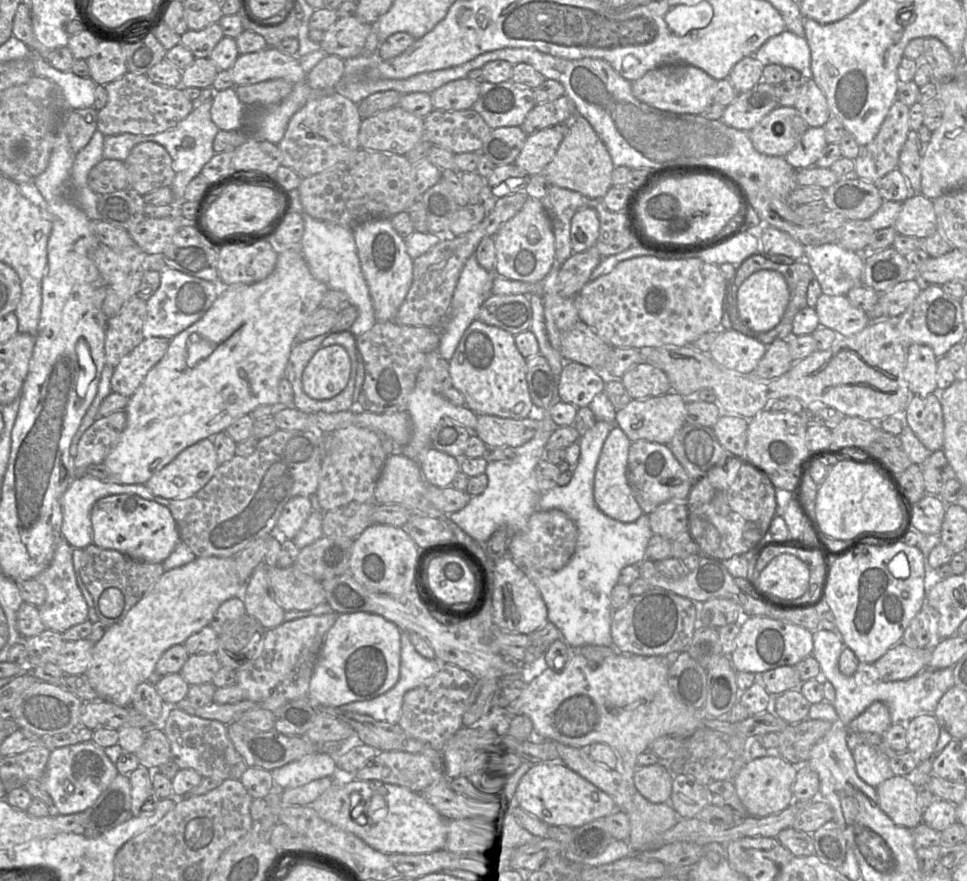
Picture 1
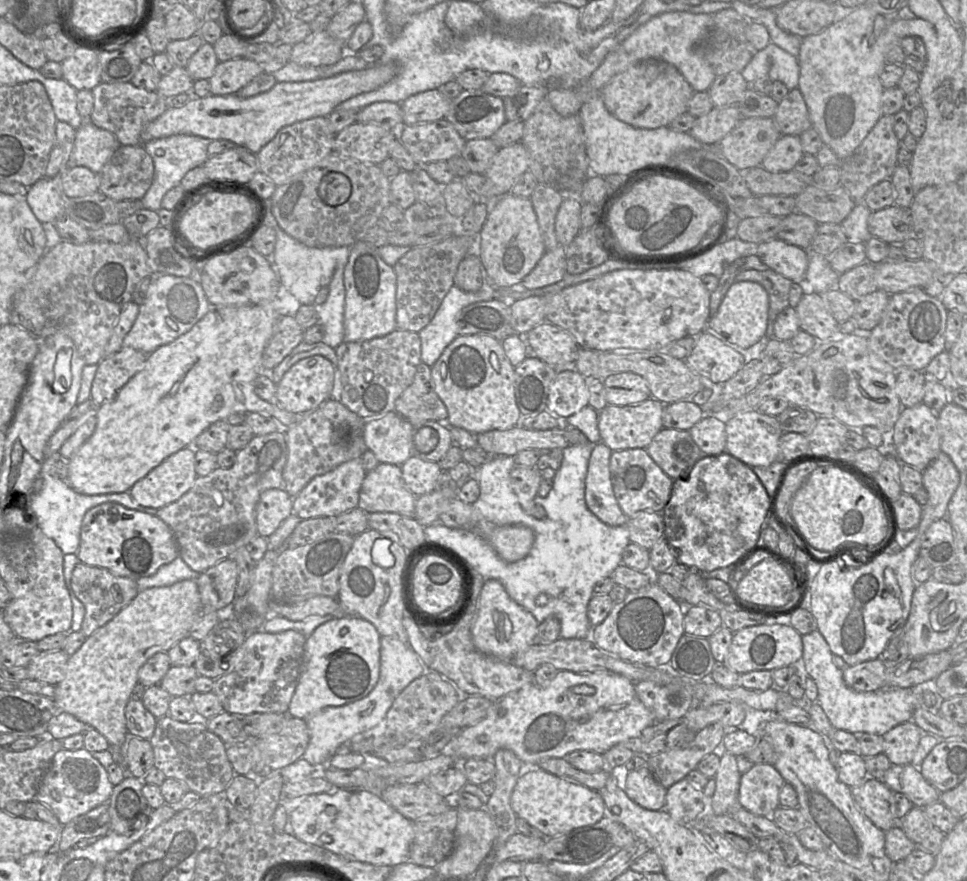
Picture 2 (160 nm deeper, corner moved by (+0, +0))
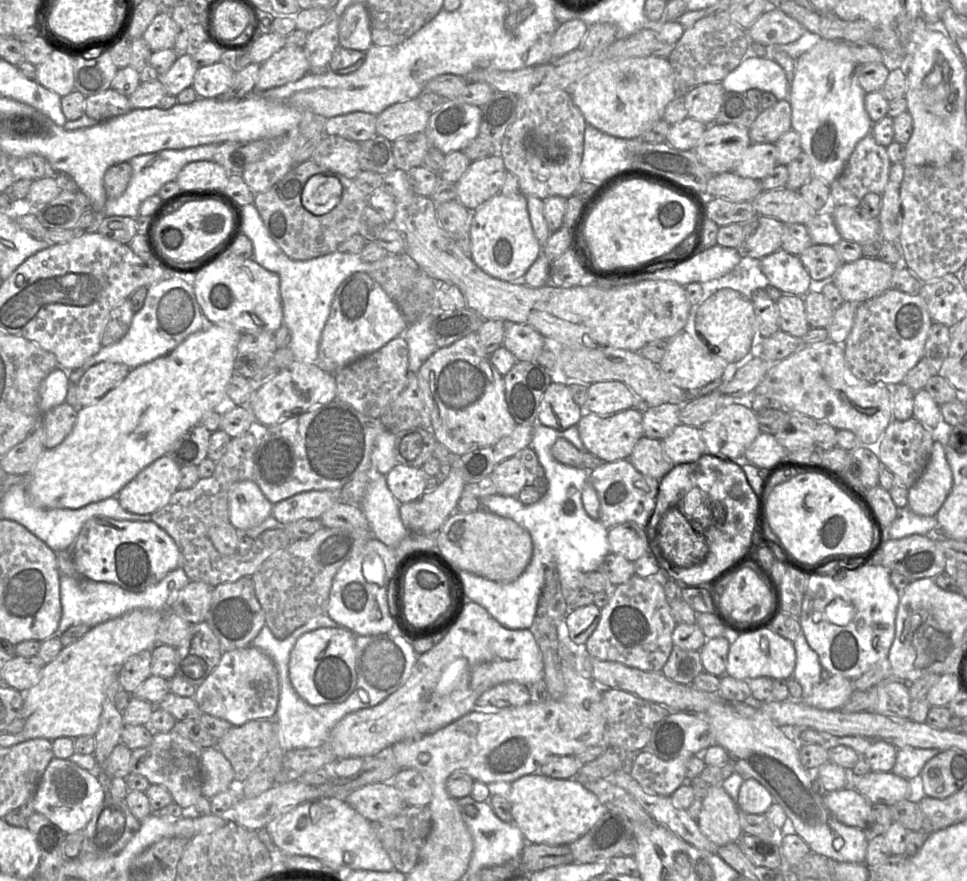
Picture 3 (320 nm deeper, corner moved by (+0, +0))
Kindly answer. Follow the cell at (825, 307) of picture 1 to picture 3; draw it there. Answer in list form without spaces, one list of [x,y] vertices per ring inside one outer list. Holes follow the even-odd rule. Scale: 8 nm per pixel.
[[[783,294],[776,302],[779,310],[779,329],[802,339],[811,329],[801,296]]]

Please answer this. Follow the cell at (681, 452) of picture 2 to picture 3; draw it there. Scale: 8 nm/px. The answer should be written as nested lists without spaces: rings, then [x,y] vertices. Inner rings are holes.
[[[647,437],[636,443],[628,460],[640,473],[657,480],[675,467],[663,450],[662,440]]]

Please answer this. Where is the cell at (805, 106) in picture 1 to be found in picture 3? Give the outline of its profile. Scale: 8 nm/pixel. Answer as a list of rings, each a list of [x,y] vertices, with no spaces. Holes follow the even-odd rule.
[[[788,99],[778,100],[773,106],[760,111],[748,128],[752,144],[775,143],[791,130],[791,105]]]

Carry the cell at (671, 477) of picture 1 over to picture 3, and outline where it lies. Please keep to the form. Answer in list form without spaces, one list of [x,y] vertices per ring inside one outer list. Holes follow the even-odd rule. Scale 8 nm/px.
[[[628,459],[604,462],[589,472],[589,479],[600,502],[599,521],[607,529],[629,521],[647,526],[655,509],[659,480],[640,473]]]

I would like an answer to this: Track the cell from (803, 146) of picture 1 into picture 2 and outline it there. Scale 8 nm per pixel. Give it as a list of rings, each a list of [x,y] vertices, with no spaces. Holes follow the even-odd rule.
[[[782,135],[763,159],[761,167],[772,173],[789,172],[804,155],[799,136]]]

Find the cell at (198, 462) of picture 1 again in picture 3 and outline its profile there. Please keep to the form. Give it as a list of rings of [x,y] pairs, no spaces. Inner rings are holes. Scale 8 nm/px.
[[[167,456],[144,468],[117,494],[120,505],[132,514],[153,514],[178,490],[180,466]]]

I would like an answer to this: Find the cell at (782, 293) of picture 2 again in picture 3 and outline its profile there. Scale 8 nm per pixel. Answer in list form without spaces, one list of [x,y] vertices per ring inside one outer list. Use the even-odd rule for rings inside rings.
[[[743,255],[740,263],[732,272],[709,282],[702,283],[703,295],[700,302],[704,302],[713,293],[722,288],[732,288],[743,296],[750,298],[752,293],[764,288],[764,277],[761,273],[759,261]]]

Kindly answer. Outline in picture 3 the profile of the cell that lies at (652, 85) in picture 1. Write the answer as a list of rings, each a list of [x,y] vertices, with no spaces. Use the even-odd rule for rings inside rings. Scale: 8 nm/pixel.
[[[660,56],[610,59],[578,80],[570,89],[587,125],[618,138],[636,139],[662,120],[666,106],[678,96],[668,58]]]

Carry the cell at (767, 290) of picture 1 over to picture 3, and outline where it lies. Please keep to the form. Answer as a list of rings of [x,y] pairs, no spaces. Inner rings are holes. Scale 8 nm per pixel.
[[[722,288],[704,302],[691,307],[683,330],[690,335],[698,335],[705,346],[710,346],[730,364],[740,361],[750,351],[756,329],[758,324],[751,299],[732,288]]]

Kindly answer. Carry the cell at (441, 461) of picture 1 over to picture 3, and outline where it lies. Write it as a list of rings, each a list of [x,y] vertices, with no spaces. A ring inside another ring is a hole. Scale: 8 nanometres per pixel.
[[[397,464],[386,474],[388,489],[400,506],[420,498],[425,493],[427,478],[428,475],[421,467],[404,464]]]

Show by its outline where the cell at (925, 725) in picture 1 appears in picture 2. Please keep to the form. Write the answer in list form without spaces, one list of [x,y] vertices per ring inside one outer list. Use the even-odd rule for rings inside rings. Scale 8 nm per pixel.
[[[912,721],[897,725],[883,735],[884,752],[892,765],[911,763],[923,731]]]

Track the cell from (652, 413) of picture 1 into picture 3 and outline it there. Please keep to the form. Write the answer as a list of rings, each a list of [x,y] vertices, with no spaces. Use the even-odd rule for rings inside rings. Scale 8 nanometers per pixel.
[[[635,407],[604,415],[585,412],[576,425],[585,451],[604,462],[615,462],[621,459],[628,459],[636,443],[644,437],[642,424],[643,409],[644,408]]]

